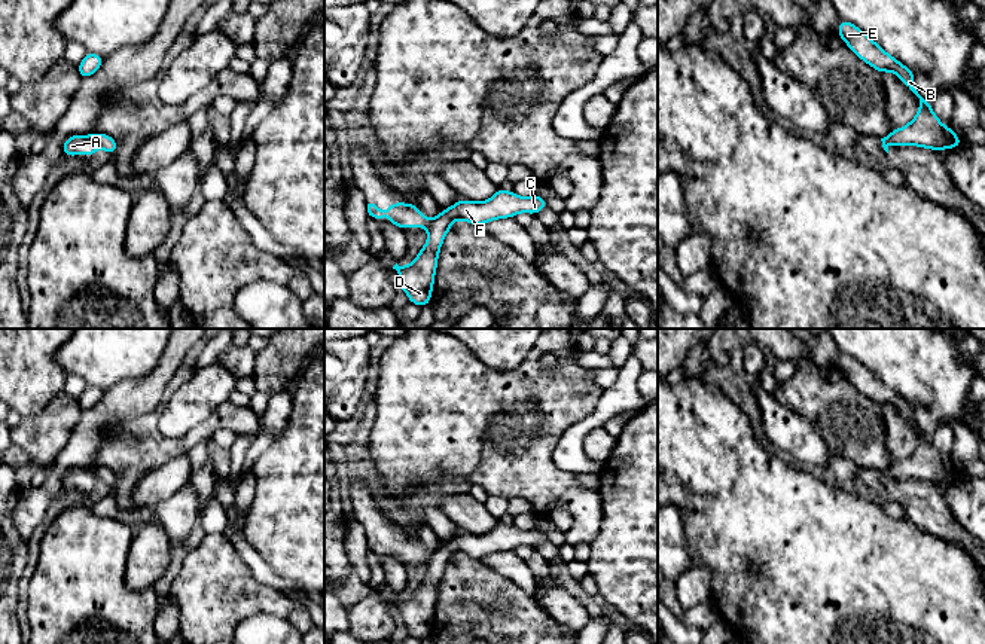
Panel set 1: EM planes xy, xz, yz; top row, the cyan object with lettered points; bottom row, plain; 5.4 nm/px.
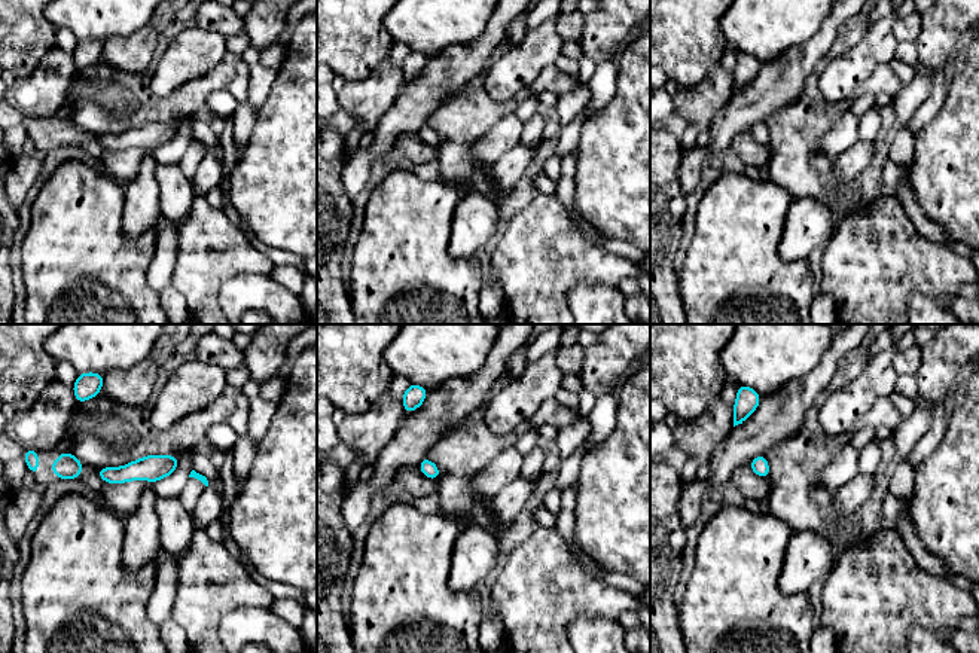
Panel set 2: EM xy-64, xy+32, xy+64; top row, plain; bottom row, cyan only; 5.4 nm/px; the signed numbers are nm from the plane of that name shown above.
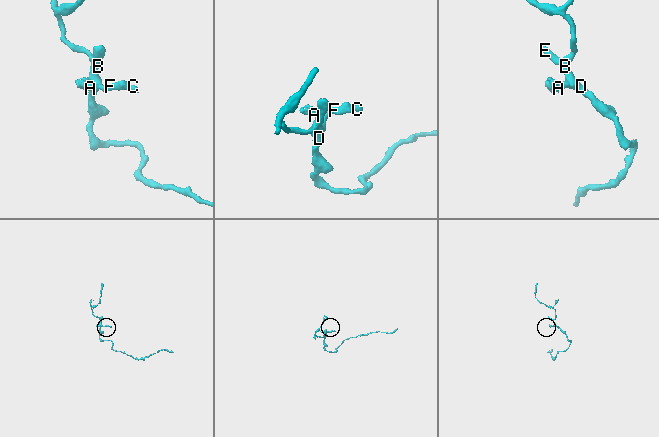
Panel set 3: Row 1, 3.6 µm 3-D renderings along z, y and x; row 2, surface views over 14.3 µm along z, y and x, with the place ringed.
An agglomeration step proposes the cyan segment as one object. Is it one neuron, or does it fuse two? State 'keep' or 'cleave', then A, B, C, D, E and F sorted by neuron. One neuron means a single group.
cleave; A / B C D E F

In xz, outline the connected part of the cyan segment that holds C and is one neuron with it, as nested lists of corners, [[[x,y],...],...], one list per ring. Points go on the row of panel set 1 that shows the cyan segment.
[[[501,187],[484,202],[460,199],[431,220],[427,242],[414,262],[408,266],[399,266],[397,263],[393,266],[399,272],[399,287],[408,294],[411,303],[421,308],[430,303],[439,250],[457,219],[481,226],[495,219],[515,217],[522,211],[536,216],[546,207],[548,202],[540,195],[534,193],[530,198],[521,198],[513,190],[506,192]]]

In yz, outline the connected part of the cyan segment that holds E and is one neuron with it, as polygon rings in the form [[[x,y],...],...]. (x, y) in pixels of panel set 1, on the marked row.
[[[841,19],[836,33],[850,49],[879,73],[894,71],[897,77],[920,98],[917,116],[903,128],[891,131],[885,140],[894,146],[920,146],[933,150],[955,149],[963,138],[949,126],[943,126],[931,110],[931,103],[924,100],[917,88],[914,71],[888,55],[878,43],[854,24]]]

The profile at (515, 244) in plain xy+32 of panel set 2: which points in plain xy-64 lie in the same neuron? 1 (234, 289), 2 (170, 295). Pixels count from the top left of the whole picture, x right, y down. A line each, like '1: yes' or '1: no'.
1: no
2: no

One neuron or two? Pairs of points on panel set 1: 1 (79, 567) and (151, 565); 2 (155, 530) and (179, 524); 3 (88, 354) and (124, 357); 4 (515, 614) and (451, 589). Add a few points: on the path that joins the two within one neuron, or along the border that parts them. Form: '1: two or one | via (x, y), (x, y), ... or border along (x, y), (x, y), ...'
1: two | border along (133, 531), (125, 561), (125, 585), (143, 591)
2: two | border along (158, 518), (171, 546)
3: one | via (97, 354), (115, 354)
4: one | via (499, 612), (475, 603), (467, 595)

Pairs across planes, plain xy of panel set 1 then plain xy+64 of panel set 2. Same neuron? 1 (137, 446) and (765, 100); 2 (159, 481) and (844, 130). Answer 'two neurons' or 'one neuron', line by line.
1: two neurons
2: one neuron

